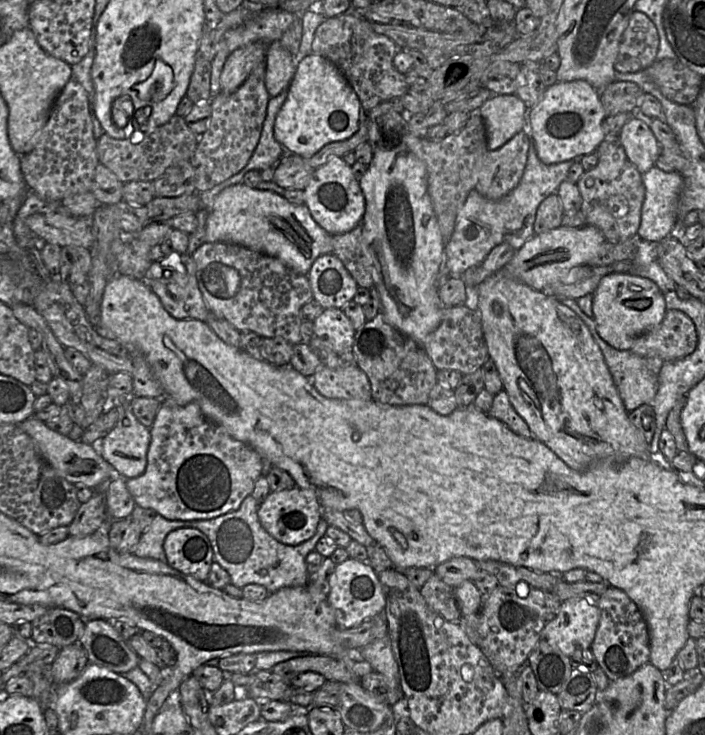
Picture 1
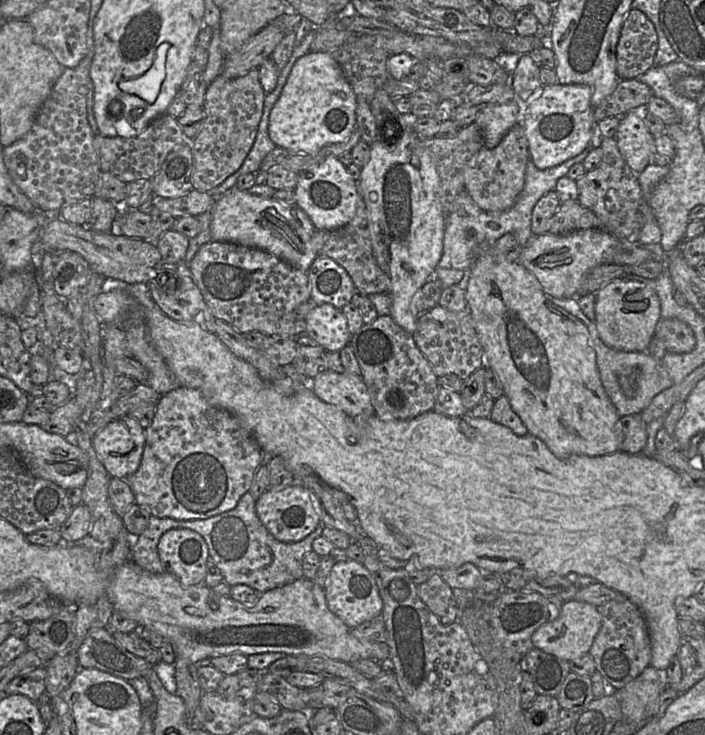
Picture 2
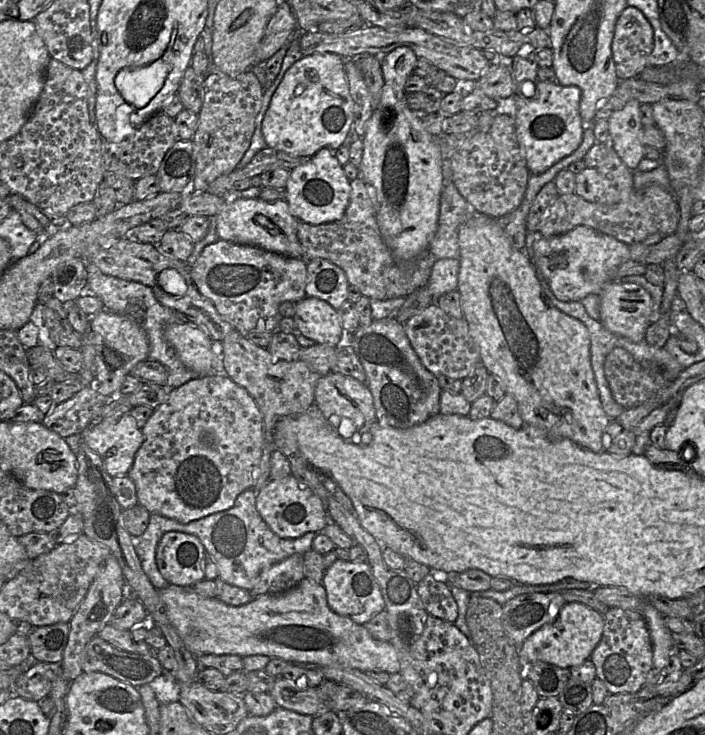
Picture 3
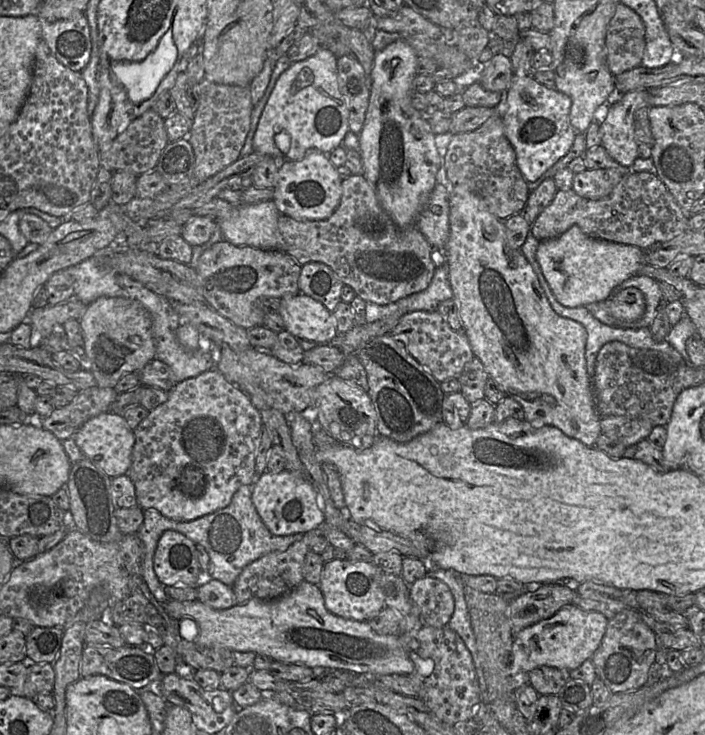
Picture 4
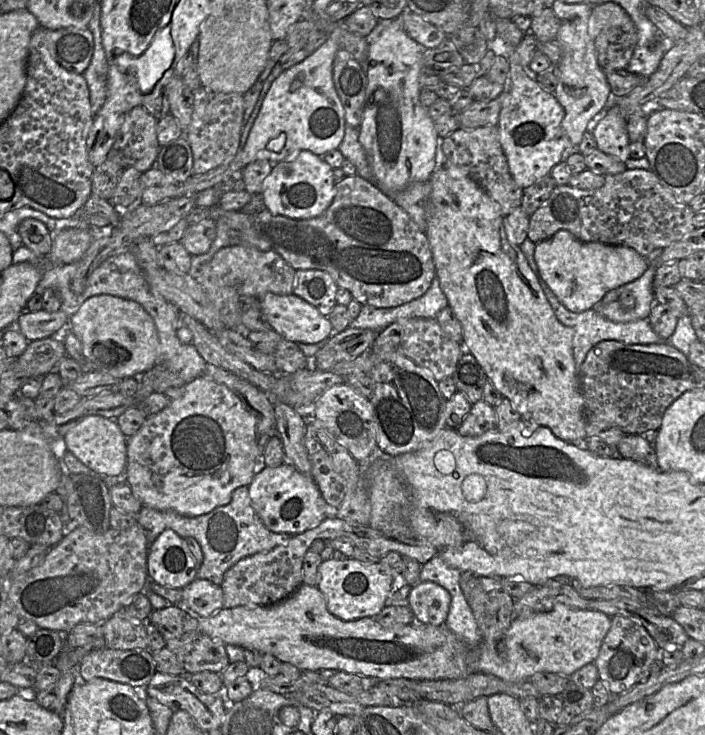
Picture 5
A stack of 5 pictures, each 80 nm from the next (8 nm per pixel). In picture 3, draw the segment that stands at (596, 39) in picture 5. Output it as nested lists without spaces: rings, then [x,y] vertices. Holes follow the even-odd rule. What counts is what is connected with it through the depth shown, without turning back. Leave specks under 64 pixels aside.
[[[627,6],[616,21],[611,44],[618,79],[638,78],[648,66],[653,47],[650,22],[639,9]]]

